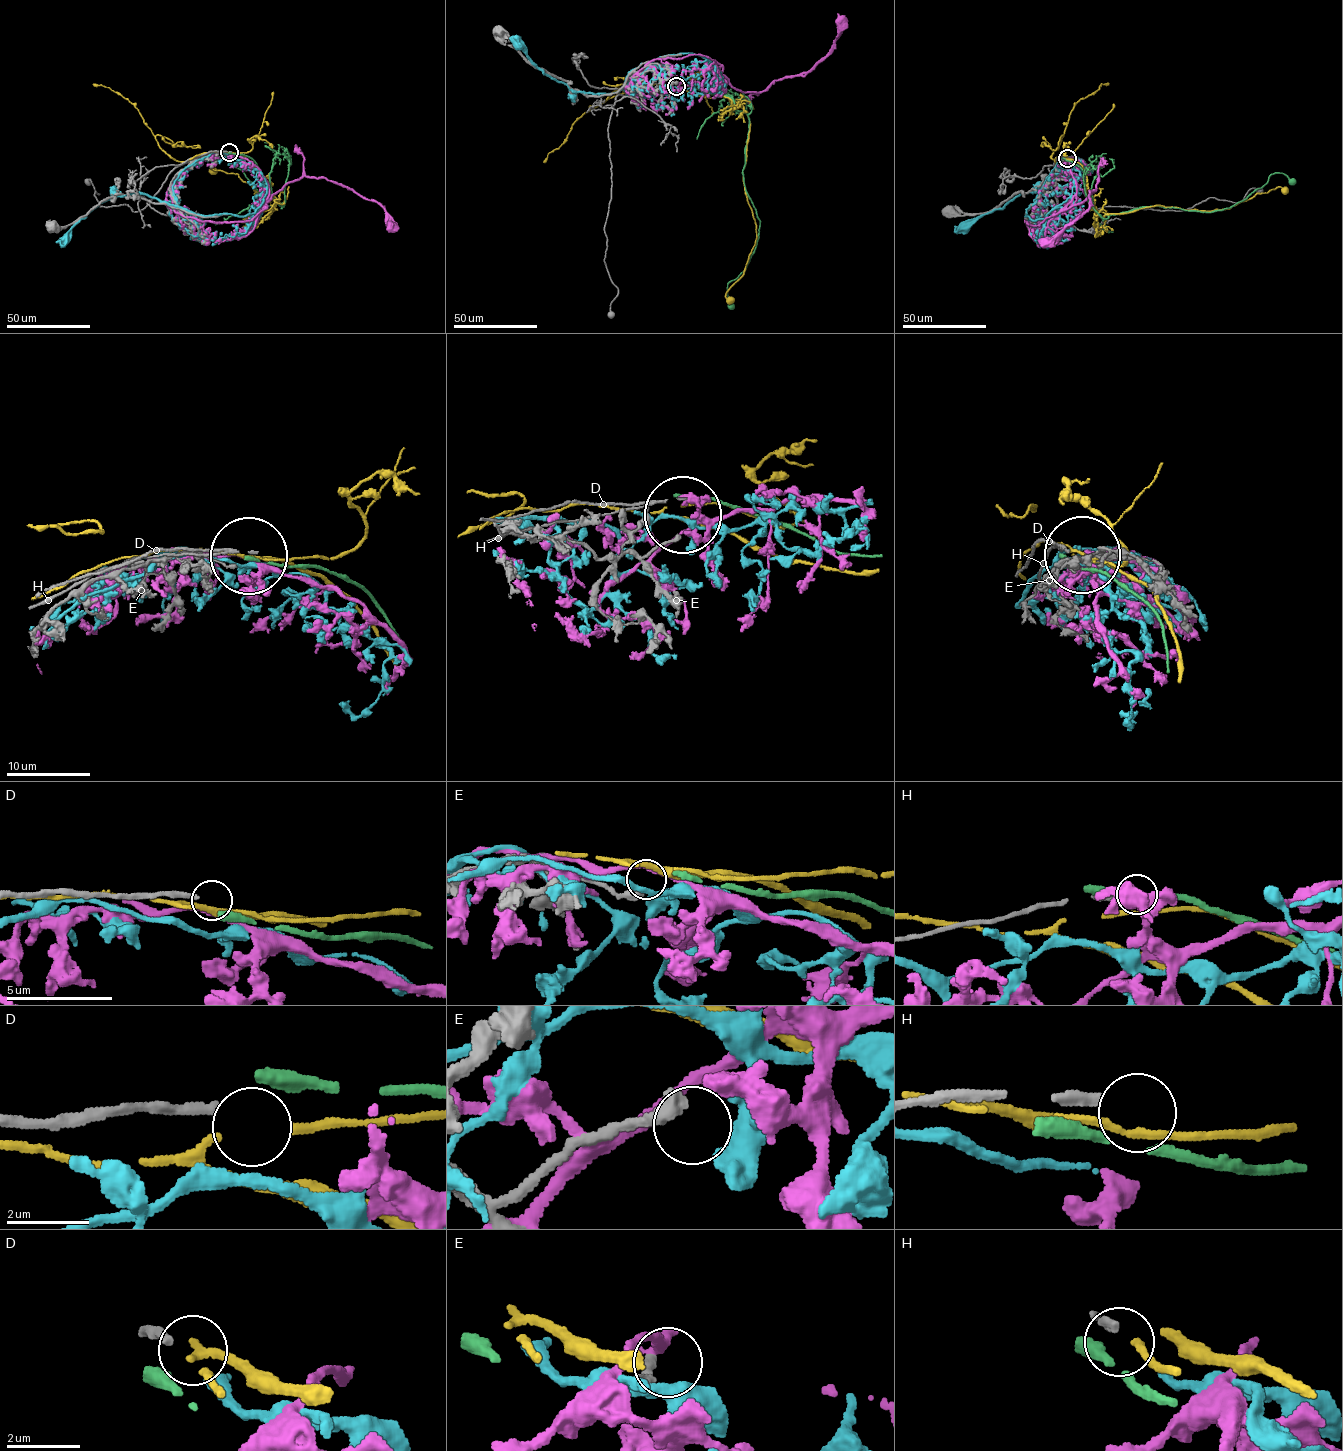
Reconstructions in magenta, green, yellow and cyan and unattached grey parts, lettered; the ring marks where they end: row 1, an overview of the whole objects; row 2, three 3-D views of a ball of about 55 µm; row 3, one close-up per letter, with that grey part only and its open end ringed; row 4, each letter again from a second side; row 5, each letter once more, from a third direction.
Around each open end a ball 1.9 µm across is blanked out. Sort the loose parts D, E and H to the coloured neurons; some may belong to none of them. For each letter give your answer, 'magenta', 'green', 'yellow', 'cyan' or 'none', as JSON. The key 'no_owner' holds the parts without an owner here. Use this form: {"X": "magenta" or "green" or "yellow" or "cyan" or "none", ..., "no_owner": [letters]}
{"D": "none", "E": "none", "H": "none", "no_owner": ["D", "E", "H"]}

